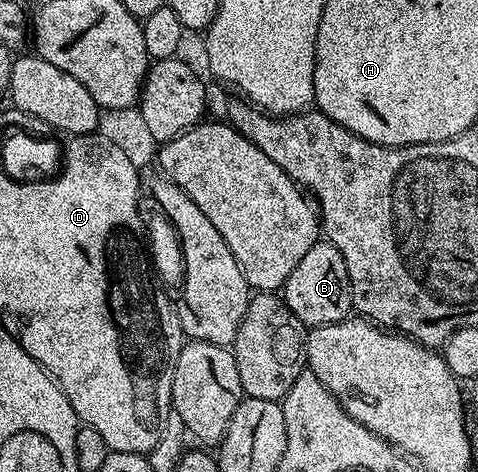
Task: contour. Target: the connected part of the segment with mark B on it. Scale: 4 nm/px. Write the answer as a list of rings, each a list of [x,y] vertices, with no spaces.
[[[319,241],[307,249],[303,261],[299,261],[299,265],[291,269],[291,277],[287,277],[283,298],[291,313],[295,313],[295,317],[299,317],[306,328],[340,323],[350,314],[353,306],[353,290],[349,287],[349,274],[343,253],[339,253],[339,249],[335,249],[335,245],[328,241]]]

